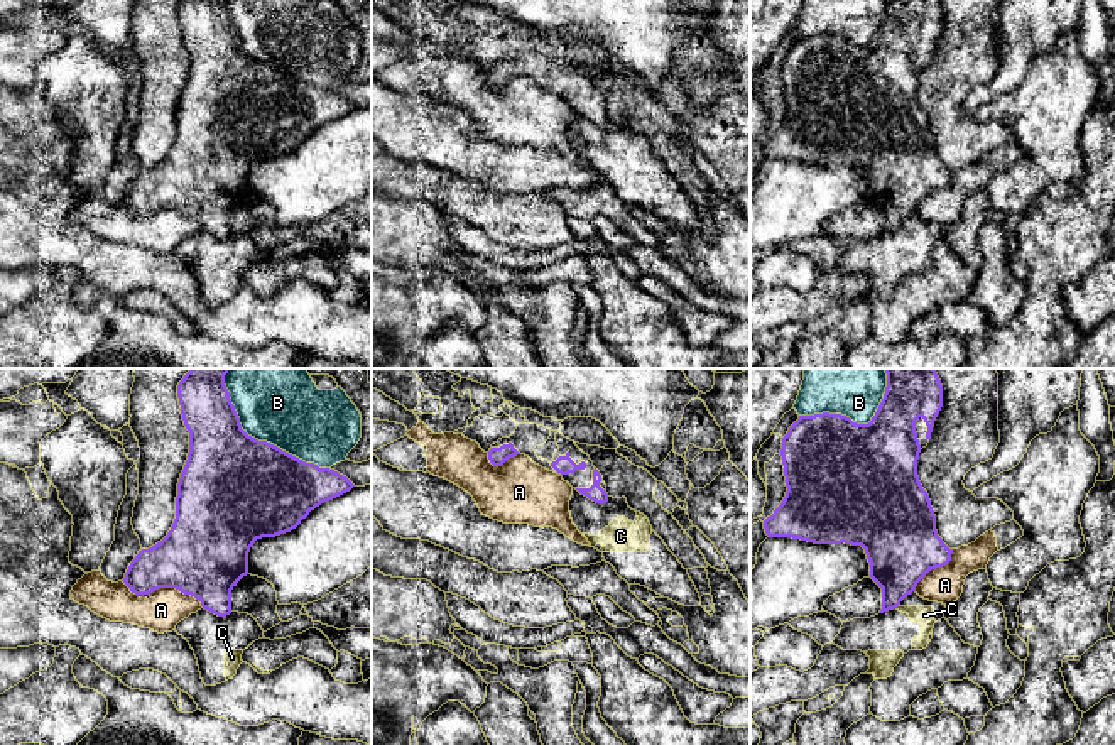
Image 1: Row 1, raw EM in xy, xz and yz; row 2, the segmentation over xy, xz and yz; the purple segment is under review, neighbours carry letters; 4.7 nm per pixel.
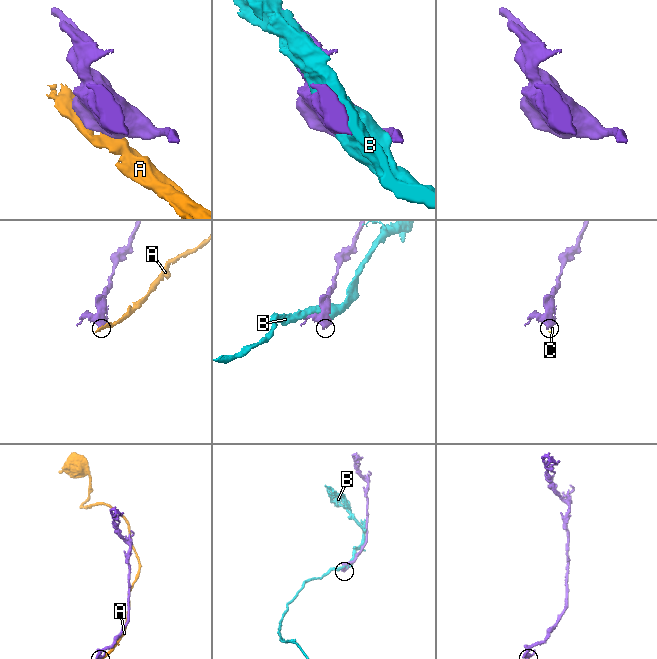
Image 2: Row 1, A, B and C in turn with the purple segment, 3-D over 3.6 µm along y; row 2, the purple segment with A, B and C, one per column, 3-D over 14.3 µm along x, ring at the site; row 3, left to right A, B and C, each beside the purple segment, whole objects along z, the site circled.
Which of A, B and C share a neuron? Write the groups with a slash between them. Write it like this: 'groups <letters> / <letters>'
groups A / B / C

